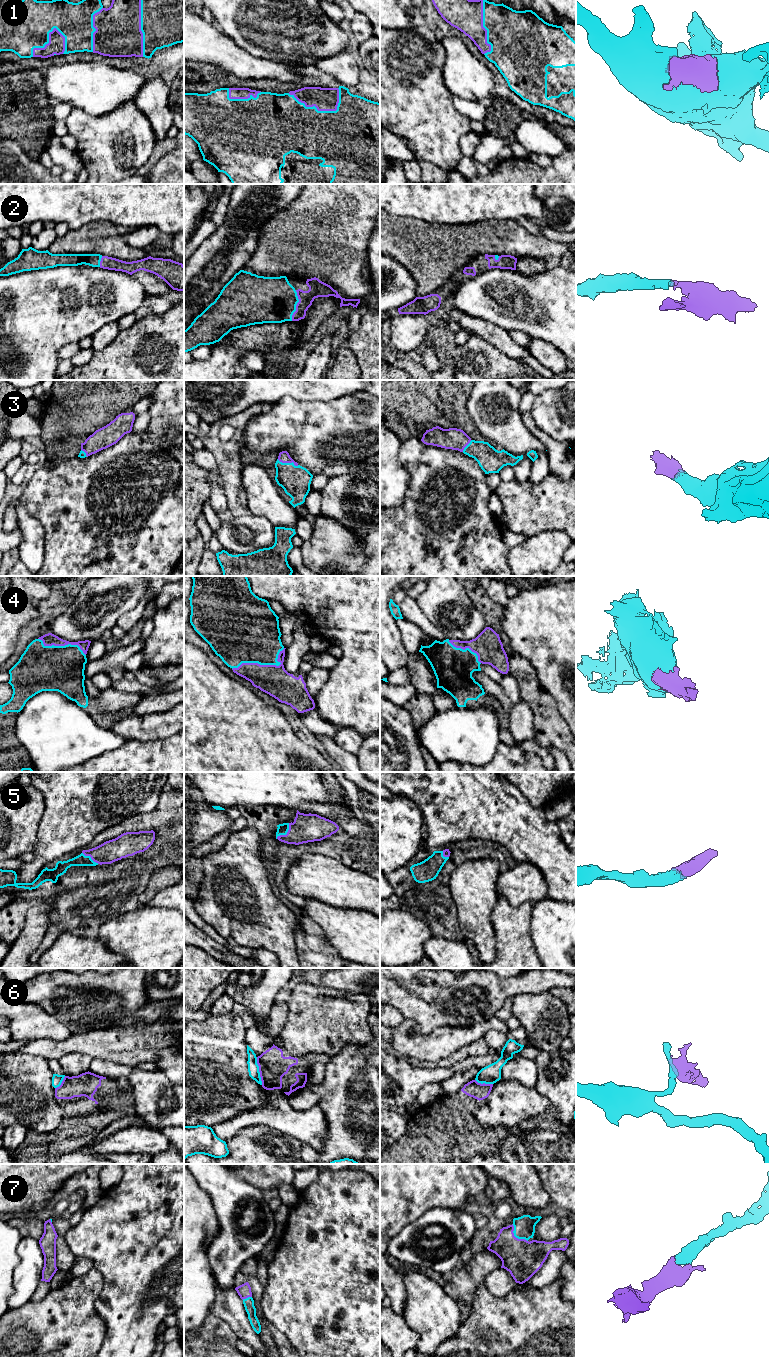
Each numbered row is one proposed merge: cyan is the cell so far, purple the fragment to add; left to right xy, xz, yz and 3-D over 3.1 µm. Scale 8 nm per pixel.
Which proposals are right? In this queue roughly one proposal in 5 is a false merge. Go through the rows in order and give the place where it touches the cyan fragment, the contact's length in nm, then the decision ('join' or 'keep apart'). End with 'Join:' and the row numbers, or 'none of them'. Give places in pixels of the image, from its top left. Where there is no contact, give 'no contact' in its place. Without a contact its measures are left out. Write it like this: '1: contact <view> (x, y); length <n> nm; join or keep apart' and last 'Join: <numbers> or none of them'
1: contact xz (316, 108); length 420 nm; join
2: contact xz (296, 304); length 260 nm; join
3: contact xz (288, 463); length 180 nm; join
4: contact xz (263, 664); length 460 nm; join
5: contact xz (286, 833); length 170 nm; join
6: contact xz (258, 1071); length 220 nm; keep apart
7: contact yz (515, 1236); length 190 nm; join
Join: 1, 2, 3, 4, 5, 7

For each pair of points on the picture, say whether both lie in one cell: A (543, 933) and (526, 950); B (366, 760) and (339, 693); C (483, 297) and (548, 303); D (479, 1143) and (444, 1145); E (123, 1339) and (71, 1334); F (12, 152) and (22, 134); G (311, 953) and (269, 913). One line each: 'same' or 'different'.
A: different
B: different
C: same
D: same
E: different
F: different
G: different

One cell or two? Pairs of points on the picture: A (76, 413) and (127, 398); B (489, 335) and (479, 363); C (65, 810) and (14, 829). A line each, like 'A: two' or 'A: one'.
A: one
B: two
C: two

